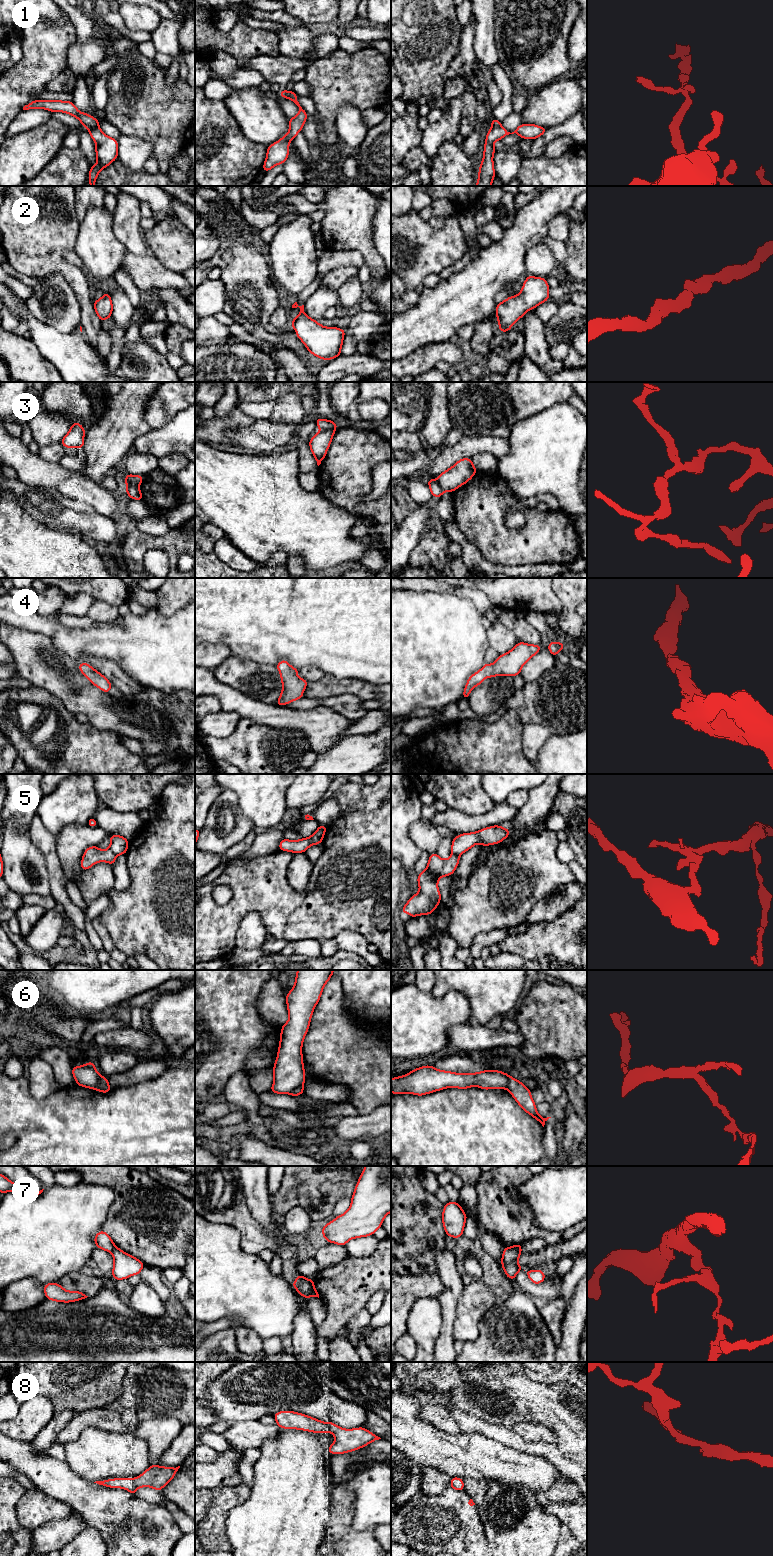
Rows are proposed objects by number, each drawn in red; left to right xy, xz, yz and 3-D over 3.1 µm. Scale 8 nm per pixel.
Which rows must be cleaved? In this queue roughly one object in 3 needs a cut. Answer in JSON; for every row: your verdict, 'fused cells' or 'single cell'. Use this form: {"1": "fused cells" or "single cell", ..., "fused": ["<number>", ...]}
{"1": "fused cells", "2": "single cell", "3": "fused cells", "4": "single cell", "5": "fused cells", "6": "fused cells", "7": "fused cells", "8": "single cell", "fused": ["1", "3", "5", "6", "7"]}

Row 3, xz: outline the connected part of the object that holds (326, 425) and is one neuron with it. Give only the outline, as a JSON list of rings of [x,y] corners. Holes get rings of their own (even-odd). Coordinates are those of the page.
[[[318,418],[315,421],[316,426],[319,427],[322,431],[331,431],[335,430],[338,427],[337,423],[330,421],[328,419]]]

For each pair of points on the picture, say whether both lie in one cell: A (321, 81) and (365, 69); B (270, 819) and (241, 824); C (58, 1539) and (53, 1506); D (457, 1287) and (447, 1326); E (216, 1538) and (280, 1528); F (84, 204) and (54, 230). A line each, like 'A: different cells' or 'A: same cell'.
A: same cell
B: different cells
C: different cells
D: same cell
E: different cells
F: different cells

